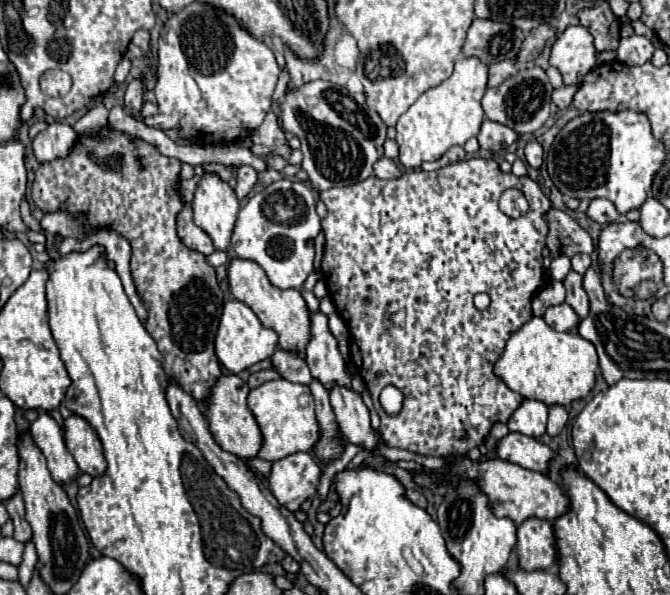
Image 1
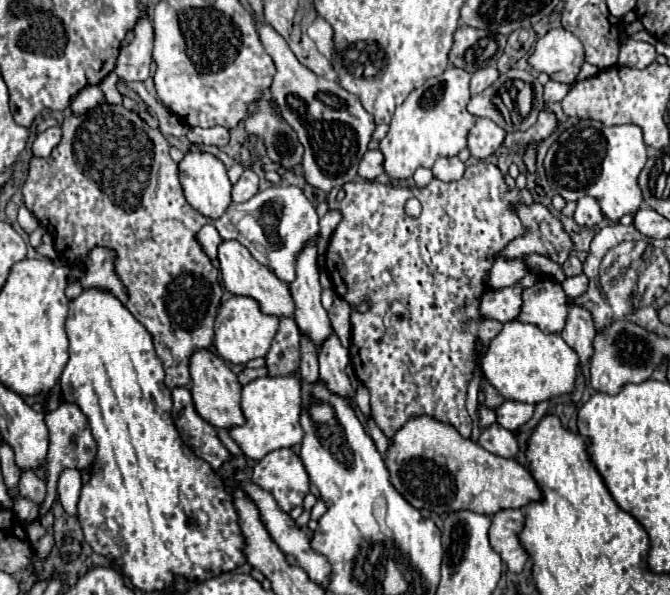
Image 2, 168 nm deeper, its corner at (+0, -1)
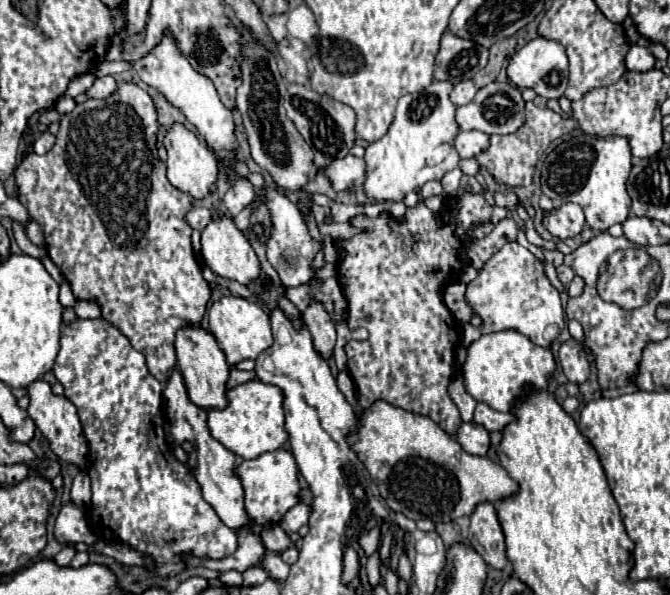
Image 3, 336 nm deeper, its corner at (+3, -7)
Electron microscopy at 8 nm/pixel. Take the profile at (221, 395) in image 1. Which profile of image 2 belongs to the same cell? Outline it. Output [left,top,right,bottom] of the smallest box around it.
[190,350,246,430]

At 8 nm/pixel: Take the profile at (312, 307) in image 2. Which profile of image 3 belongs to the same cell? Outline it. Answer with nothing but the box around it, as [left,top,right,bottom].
[265,186,321,286]

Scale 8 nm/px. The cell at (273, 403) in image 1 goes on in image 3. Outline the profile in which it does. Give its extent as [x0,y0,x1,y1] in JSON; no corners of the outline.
[207,380,287,460]

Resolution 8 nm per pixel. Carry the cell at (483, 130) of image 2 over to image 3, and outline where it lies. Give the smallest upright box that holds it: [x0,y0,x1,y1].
[455,130,489,158]

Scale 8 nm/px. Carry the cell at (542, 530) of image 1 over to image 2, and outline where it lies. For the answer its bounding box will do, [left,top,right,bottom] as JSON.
[490,510,530,574]

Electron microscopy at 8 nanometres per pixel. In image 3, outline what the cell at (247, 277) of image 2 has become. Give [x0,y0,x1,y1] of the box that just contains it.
[201,216,261,284]

